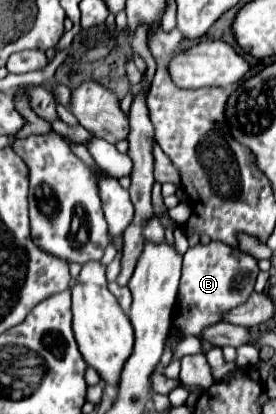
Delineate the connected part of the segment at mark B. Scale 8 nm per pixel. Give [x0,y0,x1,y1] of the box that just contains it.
[167,241,259,351]

